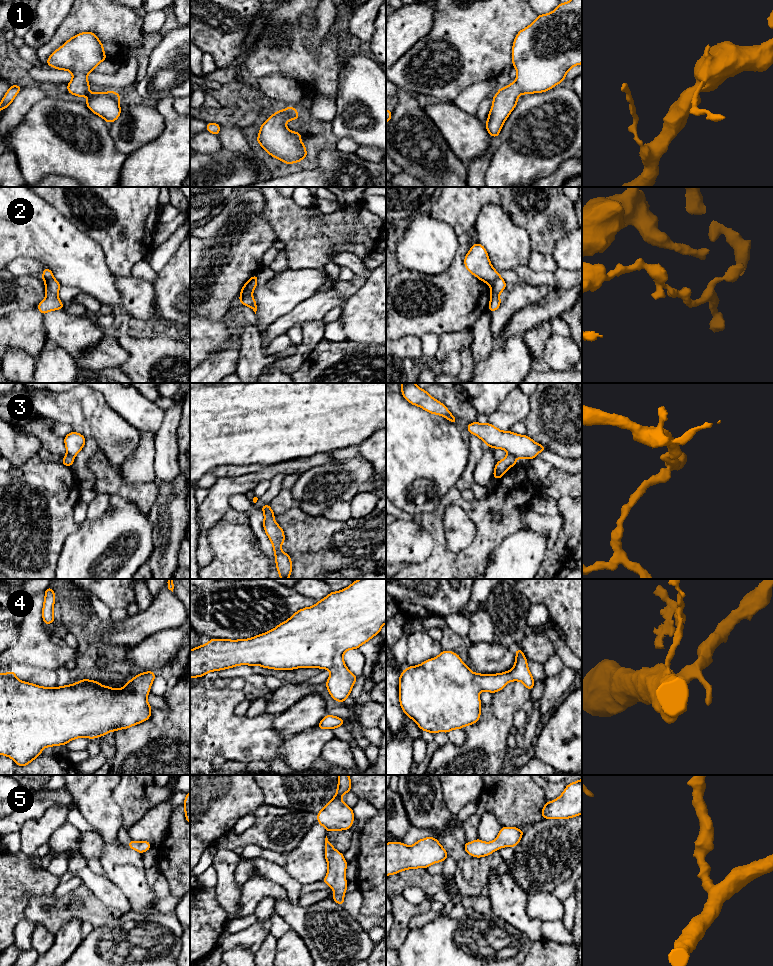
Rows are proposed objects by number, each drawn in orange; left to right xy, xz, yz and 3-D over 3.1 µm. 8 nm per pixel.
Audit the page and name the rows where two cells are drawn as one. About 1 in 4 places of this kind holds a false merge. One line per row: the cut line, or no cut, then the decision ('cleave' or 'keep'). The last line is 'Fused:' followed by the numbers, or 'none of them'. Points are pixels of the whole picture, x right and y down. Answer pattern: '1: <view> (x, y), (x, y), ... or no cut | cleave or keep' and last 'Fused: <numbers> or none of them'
1: no cut | keep
2: xz (251, 293), (239, 299) | cleave
3: yz (508, 453), (516, 458) | cleave
4: no cut | keep
5: no cut | keep
Fused: 2, 3

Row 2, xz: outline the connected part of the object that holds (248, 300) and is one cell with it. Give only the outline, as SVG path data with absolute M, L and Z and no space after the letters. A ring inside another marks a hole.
M252 294L239 299L239 302L240 302L240 304L249 306L255 312L255 314L256 314L257 303L255 302Z

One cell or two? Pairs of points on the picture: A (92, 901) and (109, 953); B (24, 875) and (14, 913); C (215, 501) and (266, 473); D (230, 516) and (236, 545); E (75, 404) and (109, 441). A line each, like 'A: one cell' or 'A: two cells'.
A: two cells
B: one cell
C: one cell
D: two cells
E: one cell

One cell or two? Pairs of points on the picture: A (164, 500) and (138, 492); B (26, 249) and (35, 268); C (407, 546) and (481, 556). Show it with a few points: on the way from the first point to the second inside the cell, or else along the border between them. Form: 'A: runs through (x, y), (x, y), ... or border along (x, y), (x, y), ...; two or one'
A: border along (157, 481), (157, 495), (155, 502), (150, 507); two
B: border along (10, 261), (18, 257), (32, 257), (45, 265); two
C: border along (423, 527), (431, 536), (432, 552), (414, 564); two

